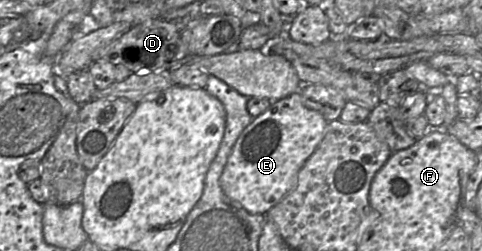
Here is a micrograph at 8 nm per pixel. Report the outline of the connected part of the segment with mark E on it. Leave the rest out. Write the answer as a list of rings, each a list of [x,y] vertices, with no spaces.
[[[299,92],[272,101],[269,109],[243,130],[221,175],[228,197],[252,214],[267,214],[297,183],[299,173],[323,139],[328,121],[303,105]]]

